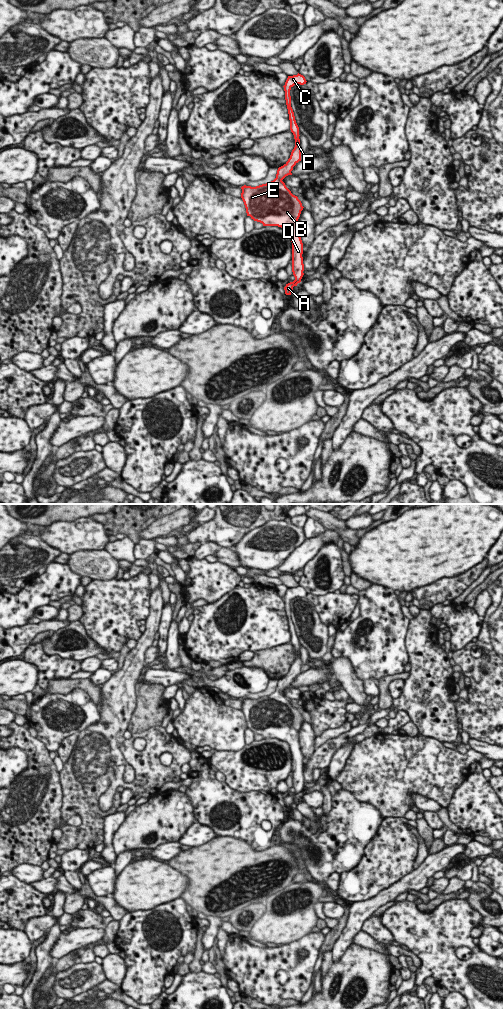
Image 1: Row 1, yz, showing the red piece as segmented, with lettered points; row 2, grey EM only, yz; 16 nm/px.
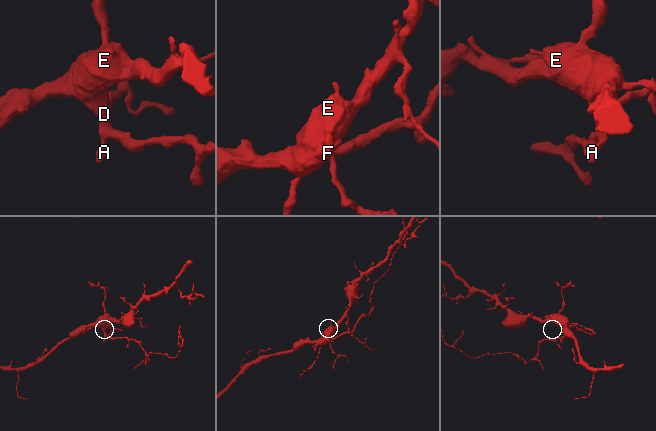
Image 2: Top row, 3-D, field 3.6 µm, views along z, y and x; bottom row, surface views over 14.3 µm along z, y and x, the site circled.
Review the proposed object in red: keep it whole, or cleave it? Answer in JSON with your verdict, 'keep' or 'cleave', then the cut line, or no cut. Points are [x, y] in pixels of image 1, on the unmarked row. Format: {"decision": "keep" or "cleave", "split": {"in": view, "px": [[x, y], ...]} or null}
{"decision": "keep", "split": null}

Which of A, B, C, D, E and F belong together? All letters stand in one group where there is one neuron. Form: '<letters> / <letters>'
A B C D E F

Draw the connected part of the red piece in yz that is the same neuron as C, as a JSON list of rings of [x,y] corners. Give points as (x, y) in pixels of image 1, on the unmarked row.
[[[303,587],[288,588],[284,599],[285,612],[290,632],[290,642],[294,647],[295,659],[288,673],[278,680],[276,690],[270,695],[256,699],[242,698],[241,710],[244,714],[247,728],[263,738],[278,738],[289,743],[292,754],[292,784],[293,794],[284,799],[285,806],[291,807],[294,798],[301,794],[304,787],[303,755],[300,749],[298,731],[303,718],[297,708],[293,707],[282,693],[286,688],[292,687],[293,679],[301,673],[301,659],[299,639],[296,635],[291,619],[290,602],[294,597],[306,596]]]

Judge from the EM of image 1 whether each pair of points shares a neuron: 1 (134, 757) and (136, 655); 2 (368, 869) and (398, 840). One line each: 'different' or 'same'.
1: different
2: same

